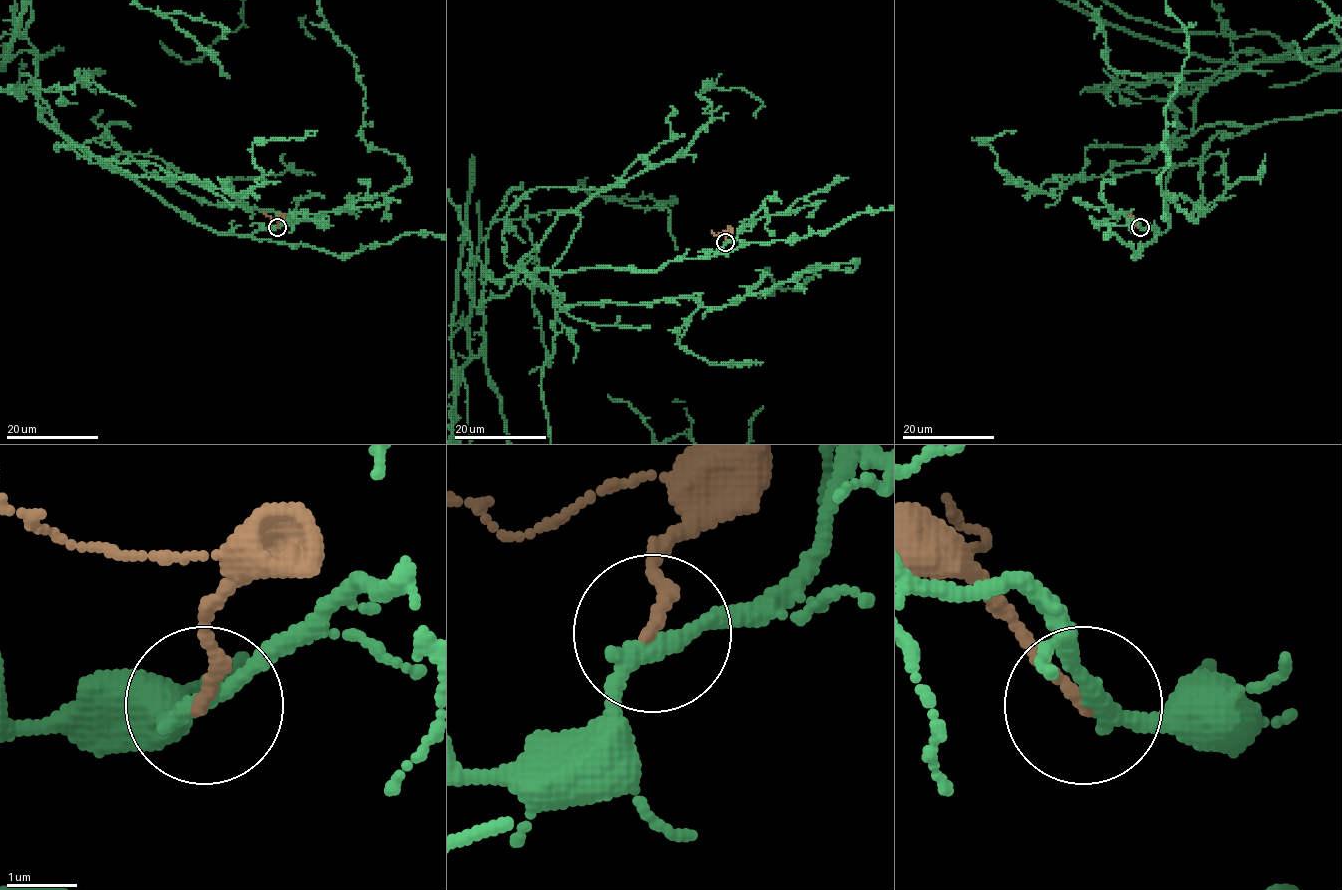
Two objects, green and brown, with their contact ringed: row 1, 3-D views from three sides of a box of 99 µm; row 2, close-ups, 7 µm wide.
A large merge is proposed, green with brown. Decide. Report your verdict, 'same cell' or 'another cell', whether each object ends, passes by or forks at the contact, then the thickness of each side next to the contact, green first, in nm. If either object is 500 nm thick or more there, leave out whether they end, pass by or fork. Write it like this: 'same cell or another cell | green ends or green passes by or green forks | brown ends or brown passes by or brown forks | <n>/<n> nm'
another cell | green passes by | brown ends | 240/190 nm

